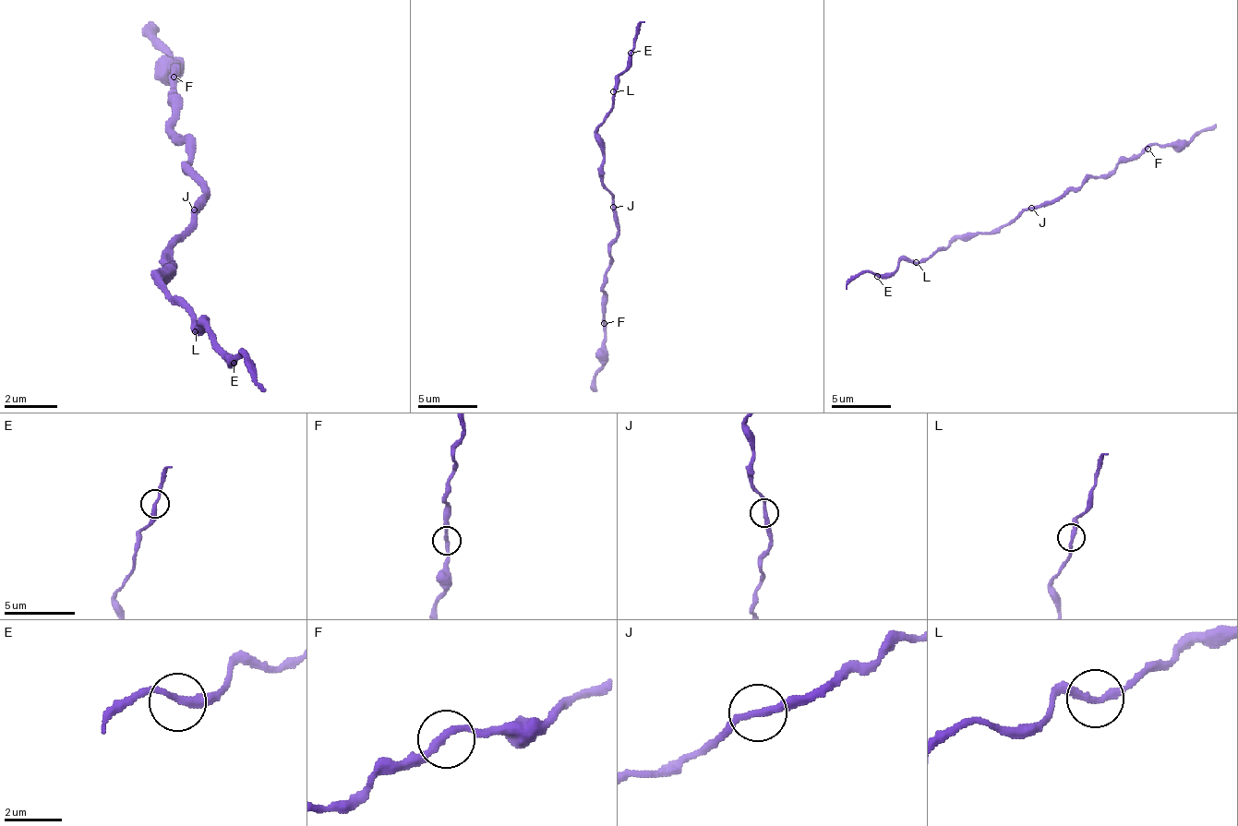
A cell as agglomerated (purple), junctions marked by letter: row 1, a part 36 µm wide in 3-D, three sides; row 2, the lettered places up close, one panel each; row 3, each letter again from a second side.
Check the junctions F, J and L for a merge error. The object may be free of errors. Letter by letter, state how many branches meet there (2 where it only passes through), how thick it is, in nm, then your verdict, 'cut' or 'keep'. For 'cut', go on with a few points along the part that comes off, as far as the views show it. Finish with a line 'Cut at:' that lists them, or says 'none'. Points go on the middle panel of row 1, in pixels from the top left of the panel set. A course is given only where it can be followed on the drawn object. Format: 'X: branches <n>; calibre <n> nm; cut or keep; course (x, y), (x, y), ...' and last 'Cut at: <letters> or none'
F: branches 2; calibre 240 nm; keep
J: branches 2; calibre 240 nm; keep
L: branches 2; calibre 260 nm; keep
Cut at: none

